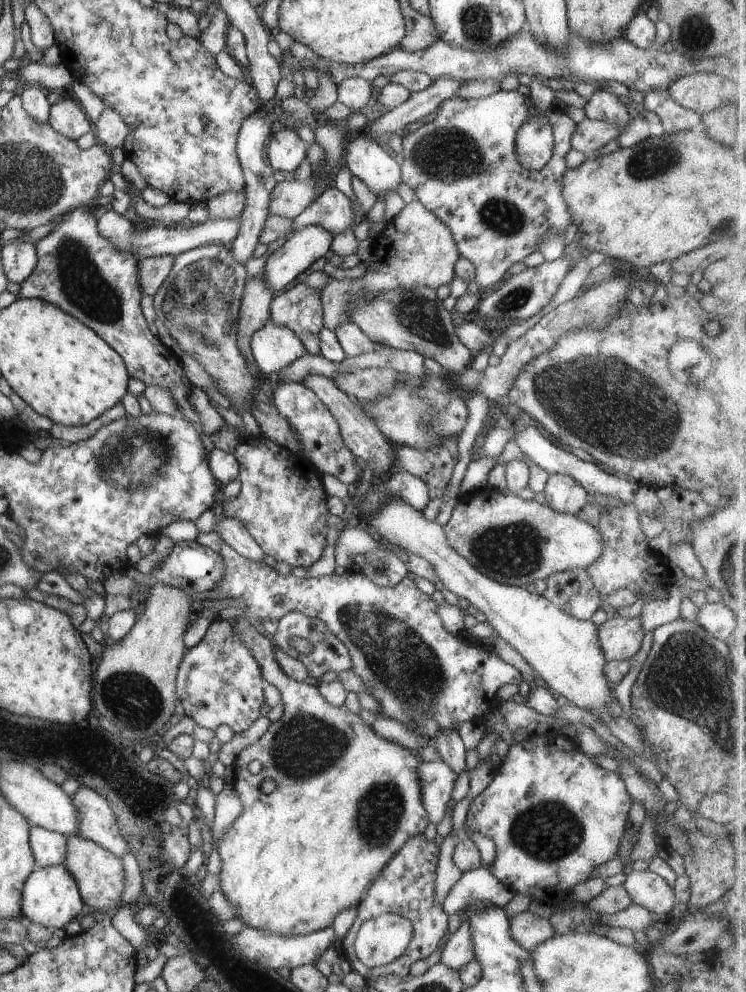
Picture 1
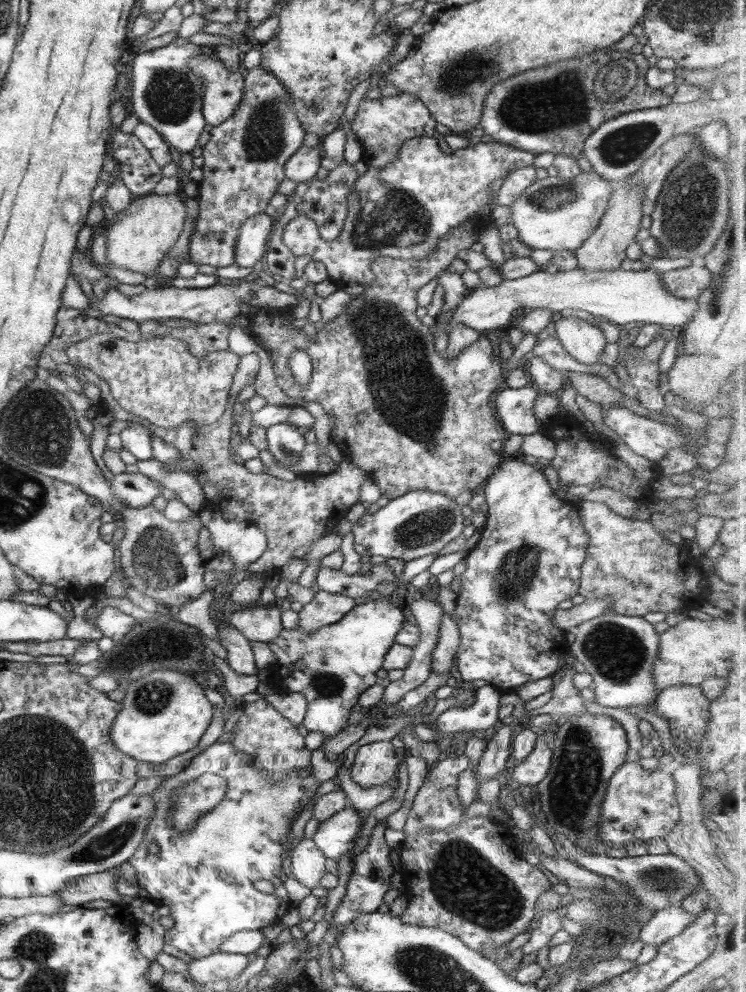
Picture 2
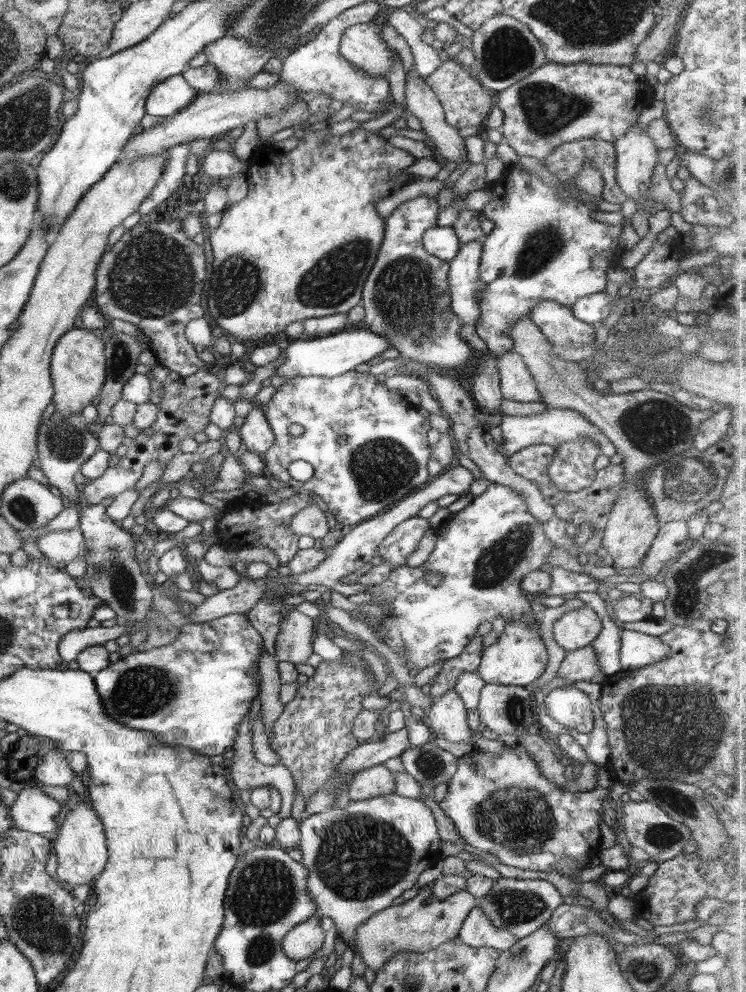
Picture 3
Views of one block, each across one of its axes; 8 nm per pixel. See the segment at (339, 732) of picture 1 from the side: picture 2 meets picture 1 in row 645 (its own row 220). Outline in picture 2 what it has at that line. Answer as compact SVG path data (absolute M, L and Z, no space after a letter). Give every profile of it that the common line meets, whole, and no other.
M258 213L240 225L236 235L236 266L250 268L264 258L271 238L274 219L266 213Z

